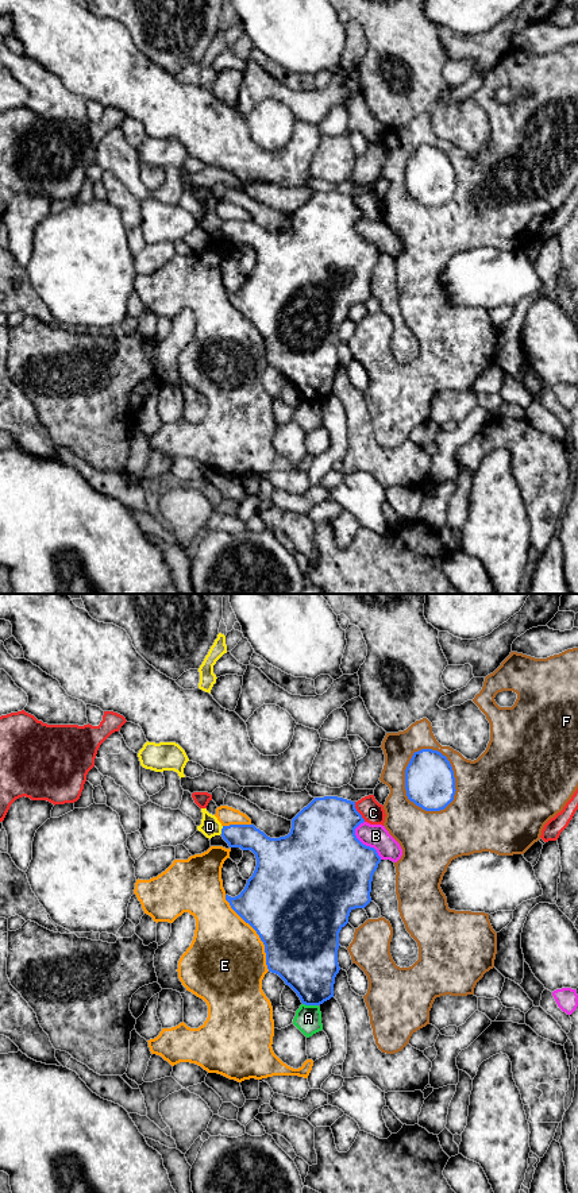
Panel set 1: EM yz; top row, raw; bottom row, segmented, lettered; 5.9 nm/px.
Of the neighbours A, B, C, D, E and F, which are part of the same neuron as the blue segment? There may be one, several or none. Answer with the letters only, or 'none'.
none

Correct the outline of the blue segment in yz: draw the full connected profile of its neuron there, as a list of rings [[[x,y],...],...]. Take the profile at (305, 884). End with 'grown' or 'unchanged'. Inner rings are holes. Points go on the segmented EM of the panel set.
[[[315,798],[293,819],[290,833],[270,838],[254,825],[223,826],[230,848],[251,850],[257,858],[253,876],[235,897],[226,895],[231,908],[248,923],[265,945],[269,972],[278,974],[305,1005],[320,1005],[334,997],[339,933],[350,912],[370,901],[373,875],[381,862],[374,848],[363,845],[355,829],[365,819],[355,802]]]; unchanged

